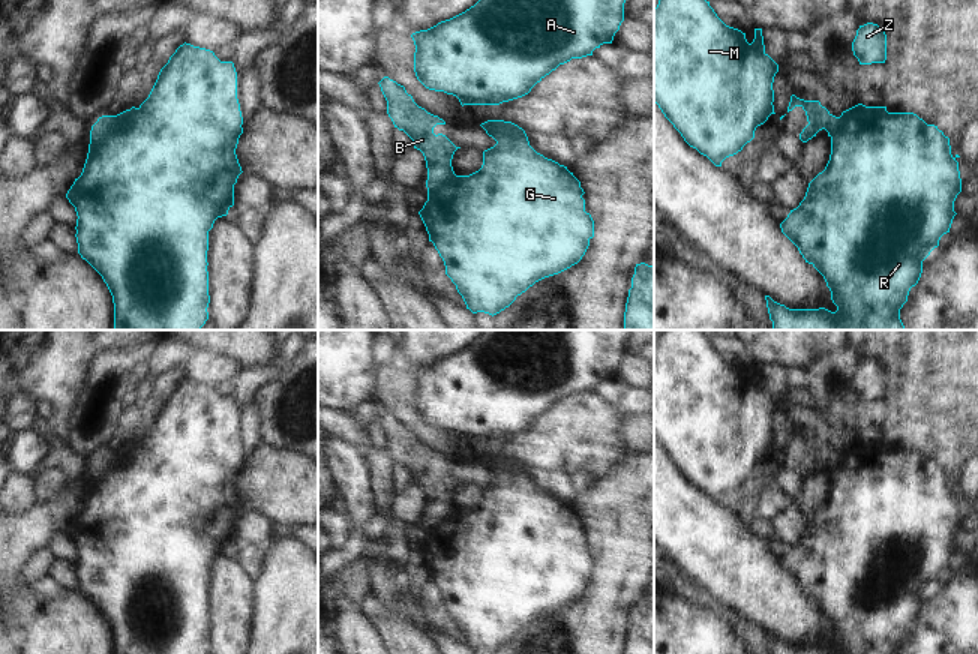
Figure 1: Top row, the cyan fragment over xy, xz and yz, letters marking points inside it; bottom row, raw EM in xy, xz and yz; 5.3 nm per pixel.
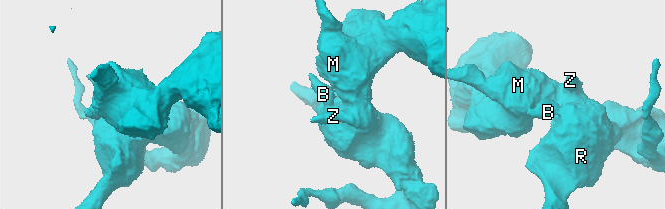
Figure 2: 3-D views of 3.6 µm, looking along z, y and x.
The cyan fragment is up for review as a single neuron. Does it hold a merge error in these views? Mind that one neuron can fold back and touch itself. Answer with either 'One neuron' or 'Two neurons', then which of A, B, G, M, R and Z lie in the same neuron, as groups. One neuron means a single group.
Two neurons. Groups: A G M R Z / B

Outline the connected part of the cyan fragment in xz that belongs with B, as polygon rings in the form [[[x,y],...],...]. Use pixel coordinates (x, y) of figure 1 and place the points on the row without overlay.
[[[384,412],[380,418],[387,436],[387,450],[394,464],[404,466],[420,486],[426,496],[426,524],[448,520],[456,512],[452,502],[453,490],[458,484],[446,471],[434,470],[436,460],[446,460],[442,454],[418,442],[405,423]]]

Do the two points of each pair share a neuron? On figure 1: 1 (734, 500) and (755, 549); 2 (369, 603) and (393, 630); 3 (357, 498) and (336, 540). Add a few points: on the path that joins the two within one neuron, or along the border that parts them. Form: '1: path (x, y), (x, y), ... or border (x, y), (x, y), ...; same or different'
1: border (722, 506), (735, 512), (747, 522); different
2: path (374, 609), (389, 624); same
3: border (344, 515), (351, 525); different

